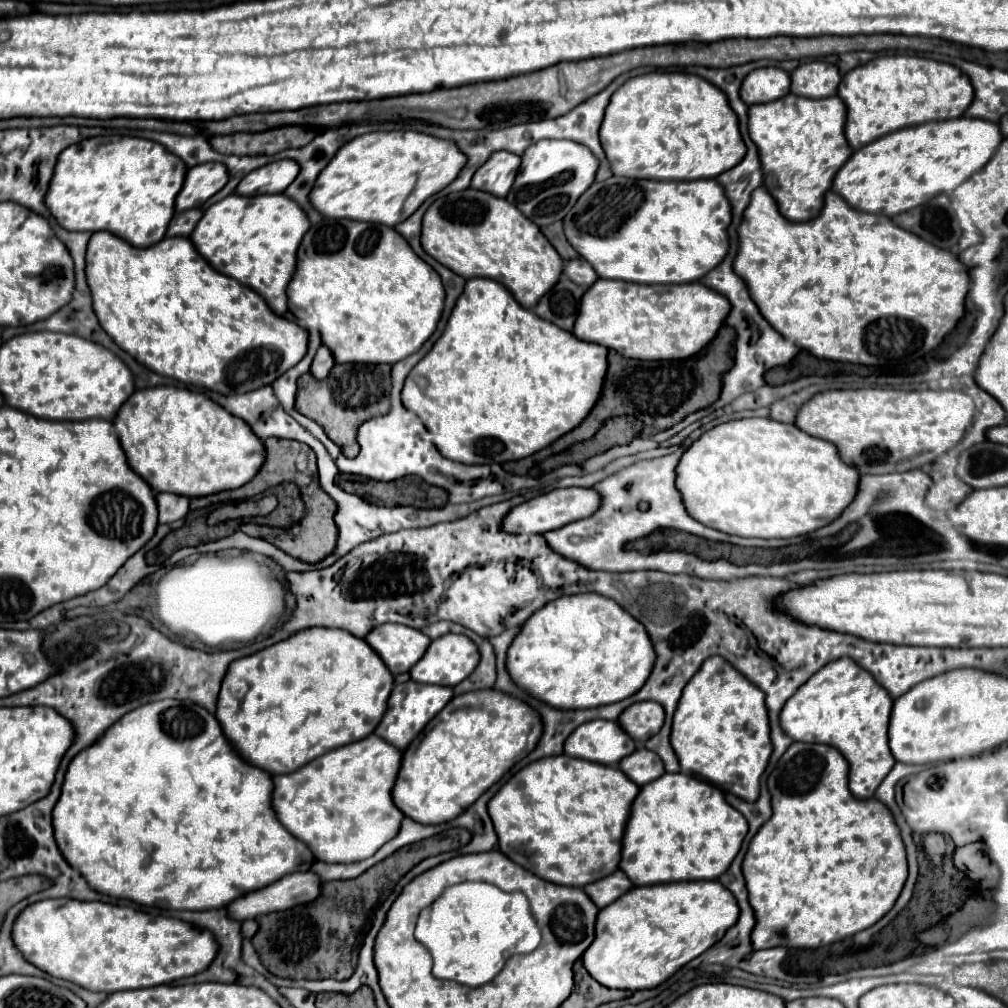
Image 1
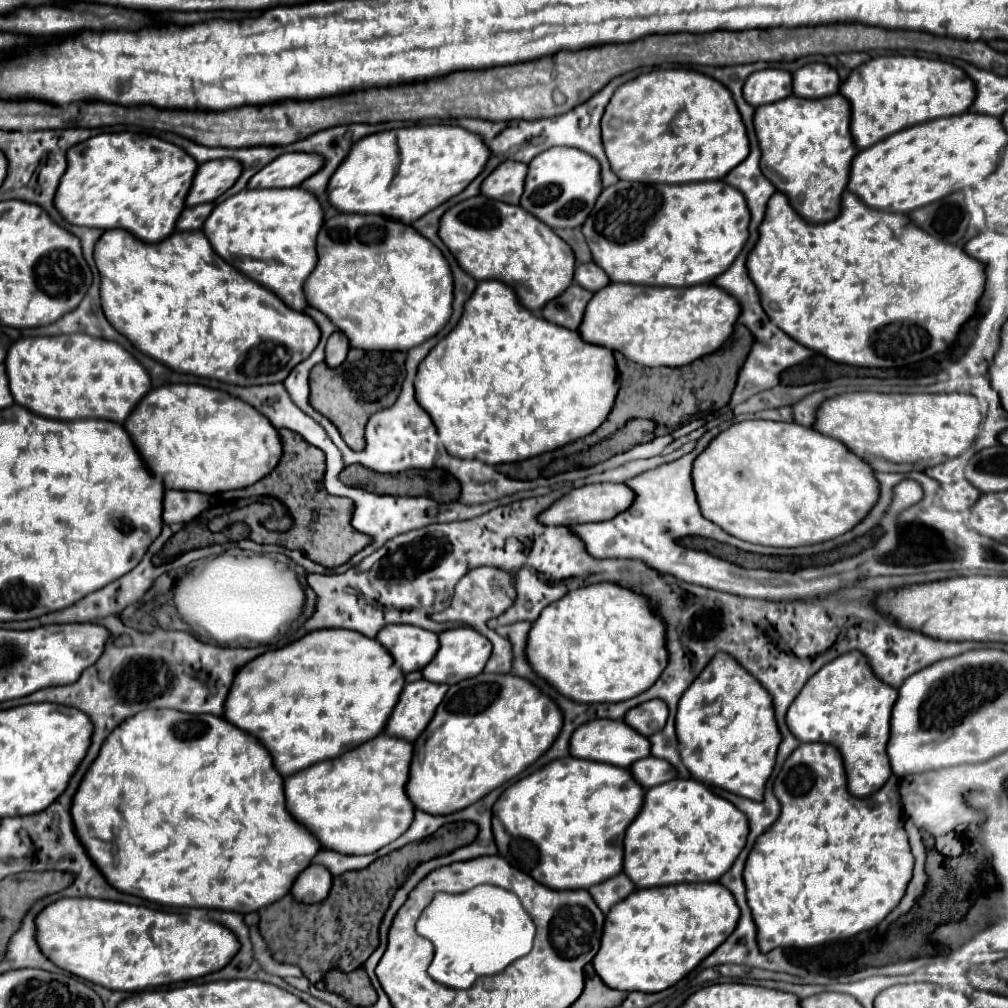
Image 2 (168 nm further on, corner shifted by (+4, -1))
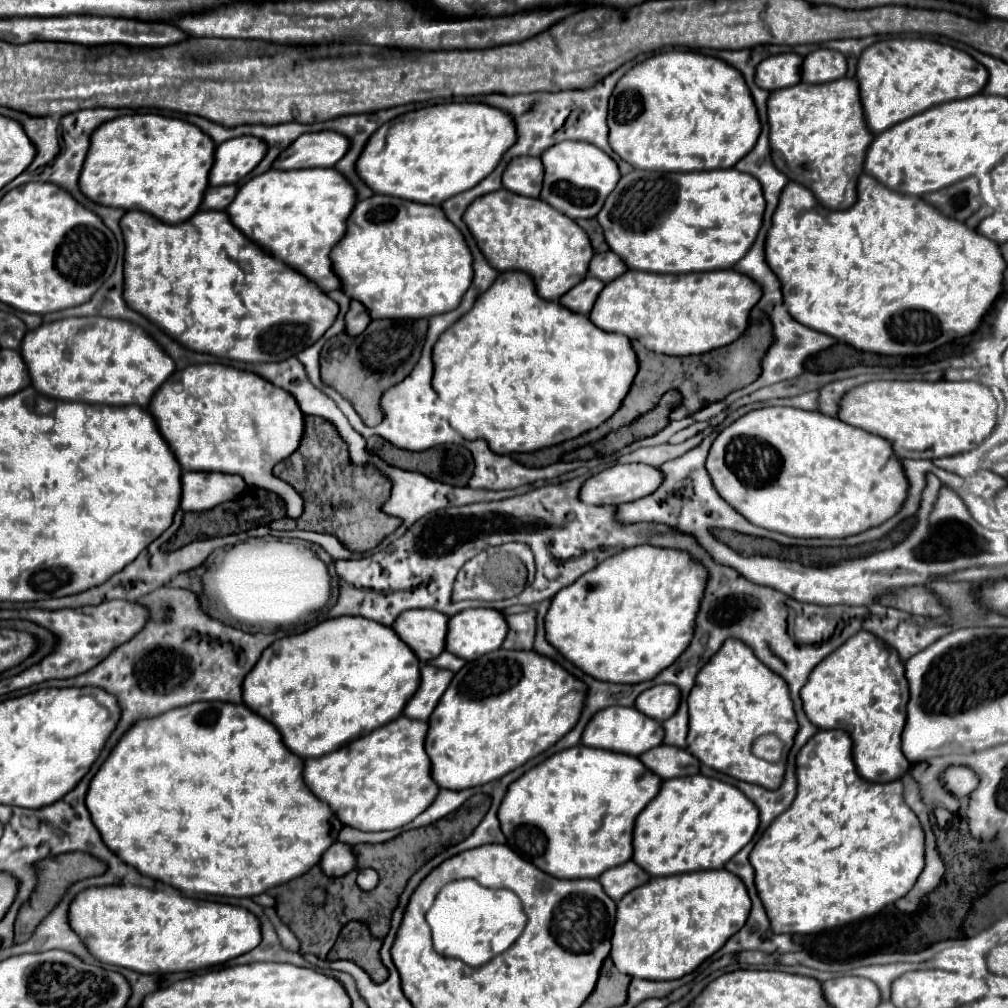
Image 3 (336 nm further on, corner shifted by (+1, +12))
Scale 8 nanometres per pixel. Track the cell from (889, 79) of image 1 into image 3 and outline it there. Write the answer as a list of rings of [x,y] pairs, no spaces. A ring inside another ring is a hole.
[[[895,37],[867,47],[857,63],[857,83],[865,121],[873,135],[927,111],[945,101],[965,99],[981,93],[987,69],[971,55],[926,38]]]

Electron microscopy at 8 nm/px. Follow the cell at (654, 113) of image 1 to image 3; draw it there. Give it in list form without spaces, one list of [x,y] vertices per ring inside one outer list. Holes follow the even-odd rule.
[[[667,51],[667,53],[659,53],[659,55],[653,55],[653,57],[645,59],[643,63],[637,63],[633,69],[629,69],[619,79],[619,83],[615,85],[613,95],[609,99],[607,125],[609,125],[611,149],[623,161],[627,161],[631,167],[635,167],[635,169],[649,169],[649,171],[705,171],[705,169],[733,167],[741,157],[745,157],[753,149],[753,145],[755,145],[755,141],[759,137],[759,131],[761,131],[757,109],[753,105],[753,97],[751,97],[745,81],[741,81],[741,73],[737,73],[731,65],[725,65],[721,59],[707,57],[707,55],[693,53],[693,51]]]

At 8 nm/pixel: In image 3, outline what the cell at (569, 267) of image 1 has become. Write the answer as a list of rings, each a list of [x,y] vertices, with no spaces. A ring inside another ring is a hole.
[[[613,251],[597,253],[597,255],[593,255],[593,259],[589,263],[589,275],[597,277],[597,279],[601,279],[605,283],[617,279],[625,271],[627,271],[627,265]]]

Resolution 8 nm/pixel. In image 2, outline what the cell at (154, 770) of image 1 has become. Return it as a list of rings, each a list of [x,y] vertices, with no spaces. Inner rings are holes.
[[[142,710],[130,718],[126,718],[114,732],[106,738],[98,758],[86,772],[74,800],[72,800],[72,820],[78,838],[86,844],[86,850],[90,852],[90,858],[98,866],[98,870],[106,876],[110,884],[116,886],[116,890],[134,894],[158,904],[166,906],[186,906],[186,908],[218,908],[218,910],[230,910],[230,912],[256,912],[282,896],[286,896],[298,878],[302,870],[306,870],[322,848],[318,838],[298,820],[292,818],[292,814],[286,808],[286,796],[284,796],[284,780],[274,768],[274,762],[270,758],[270,752],[250,734],[236,728],[224,718],[210,716],[210,714],[184,714],[178,710]]]

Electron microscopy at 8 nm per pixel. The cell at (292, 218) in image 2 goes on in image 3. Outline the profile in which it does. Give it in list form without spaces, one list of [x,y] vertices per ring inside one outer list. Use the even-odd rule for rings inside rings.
[[[271,169],[241,185],[225,213],[247,239],[327,293],[339,289],[339,279],[331,271],[329,249],[343,237],[345,219],[353,205],[355,191],[335,169]]]

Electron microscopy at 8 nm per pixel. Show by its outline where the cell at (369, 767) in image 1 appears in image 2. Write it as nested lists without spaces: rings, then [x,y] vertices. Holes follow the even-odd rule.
[[[380,734],[362,746],[334,758],[318,762],[294,776],[284,778],[284,792],[290,814],[308,826],[328,850],[340,854],[372,854],[402,836],[414,820],[414,804],[406,794],[406,784],[412,764],[412,742]]]

